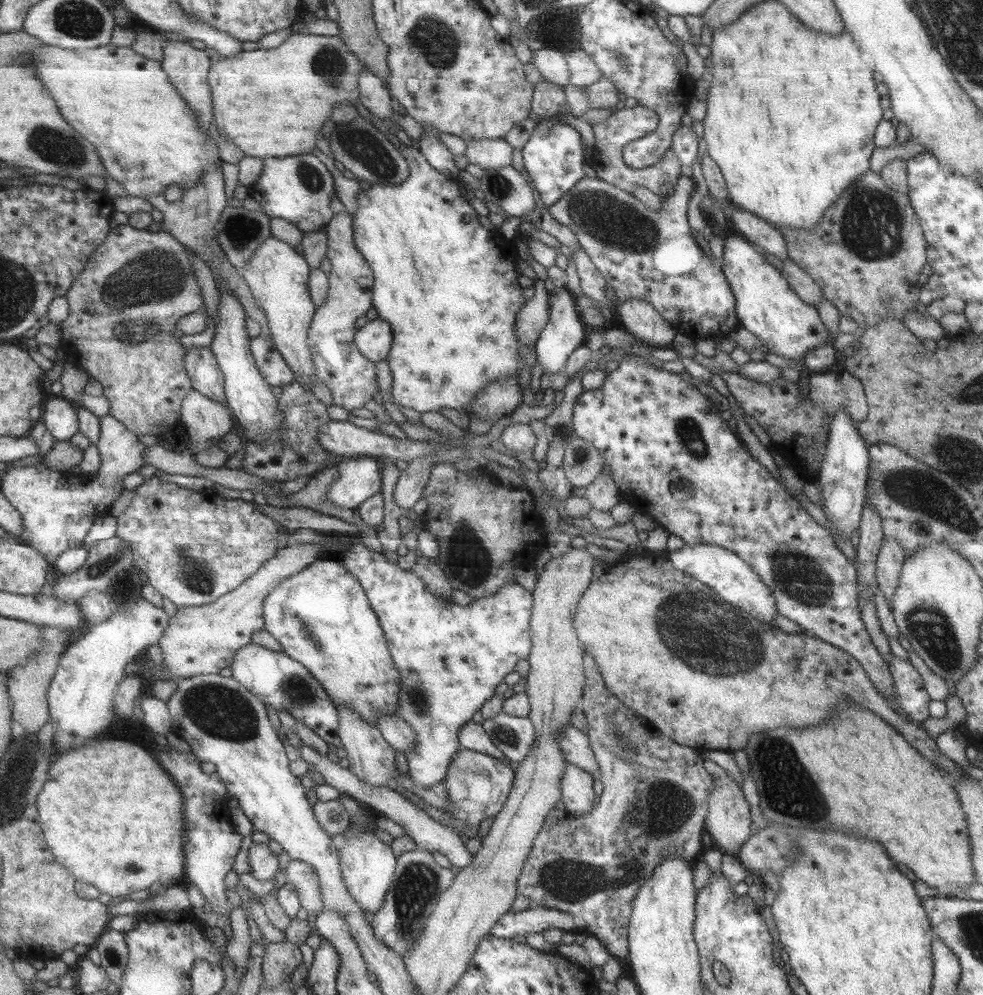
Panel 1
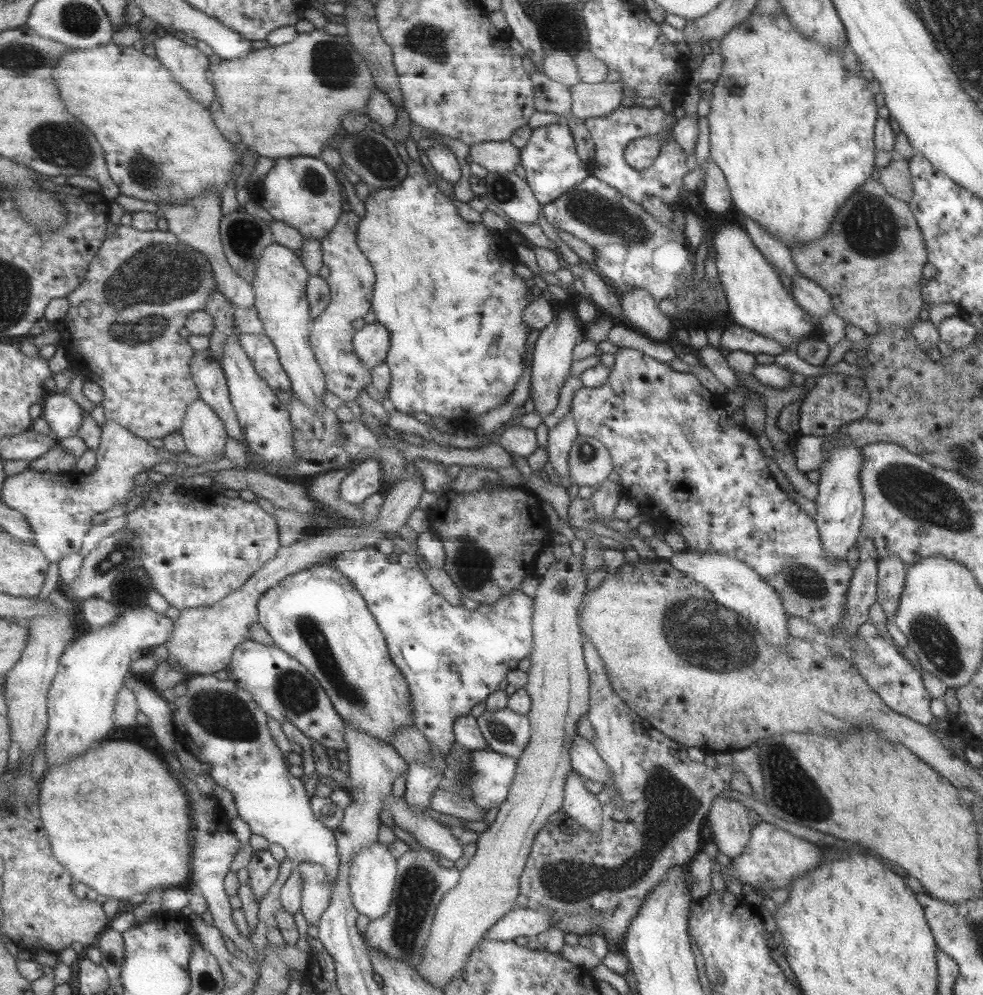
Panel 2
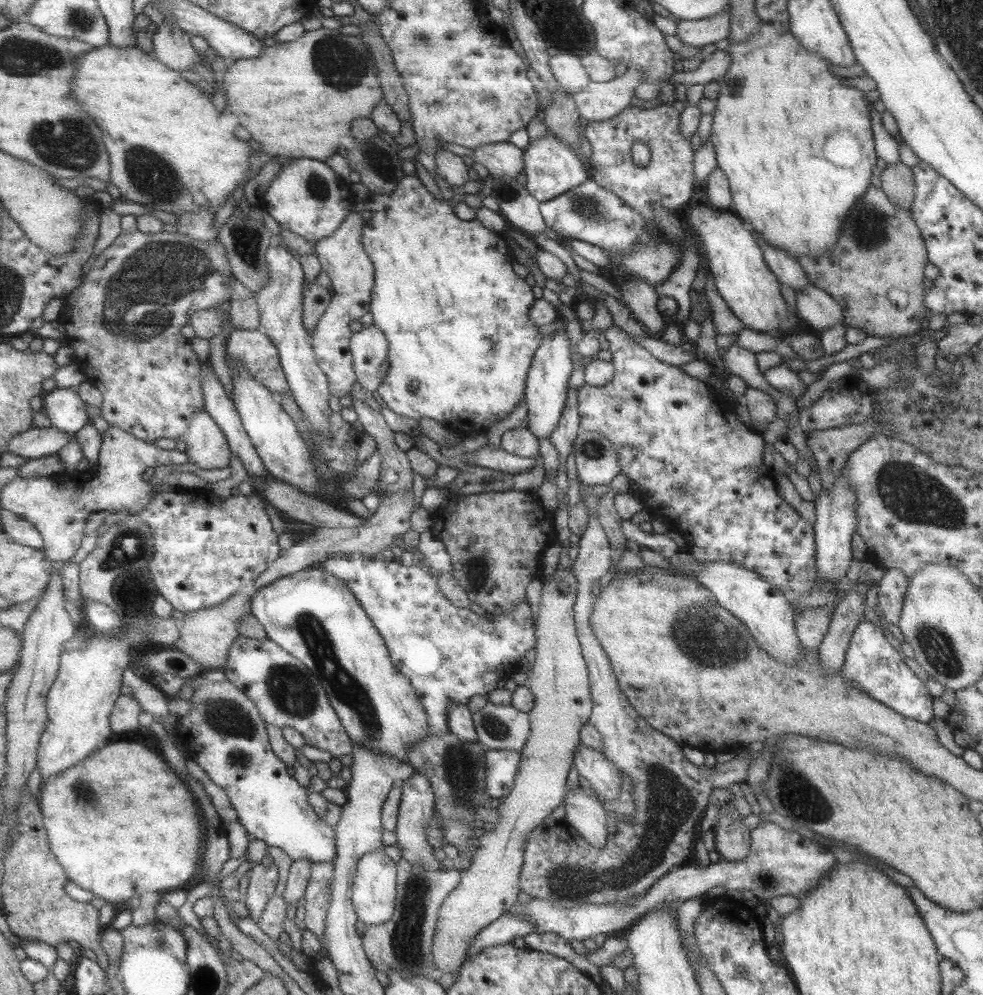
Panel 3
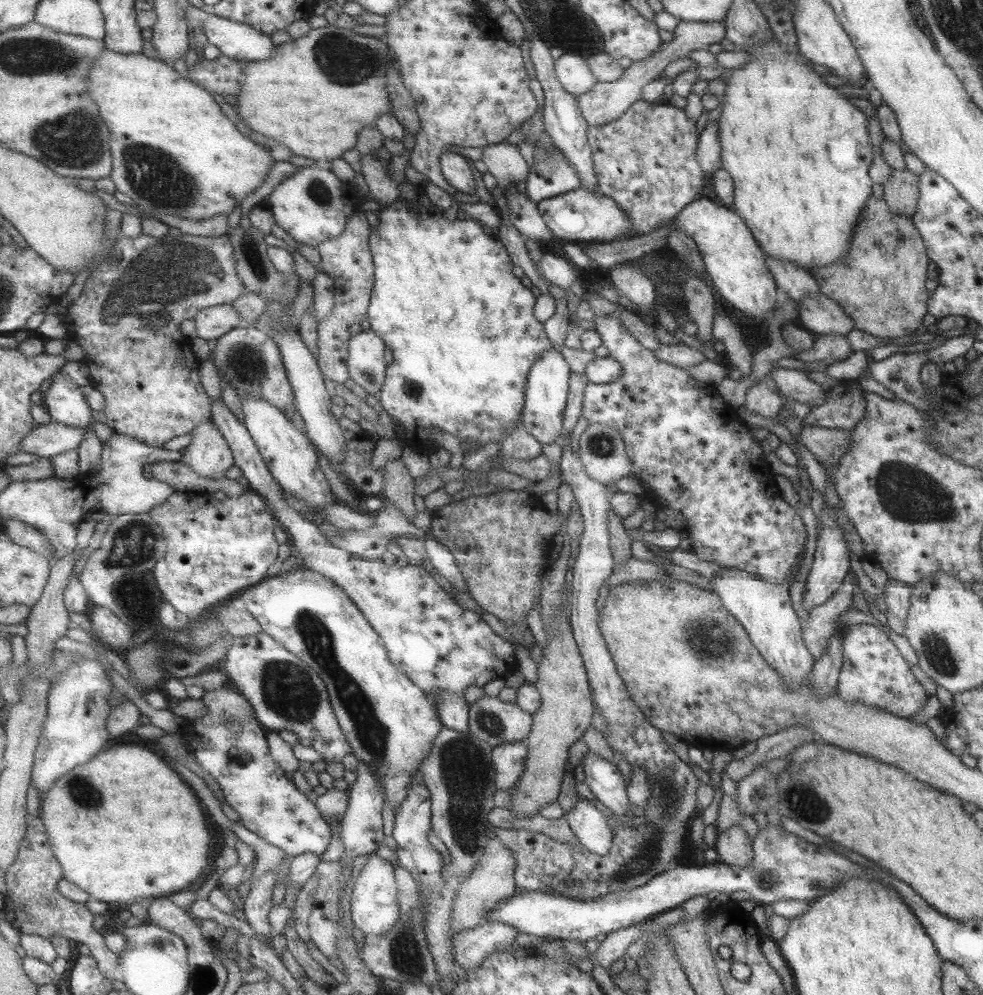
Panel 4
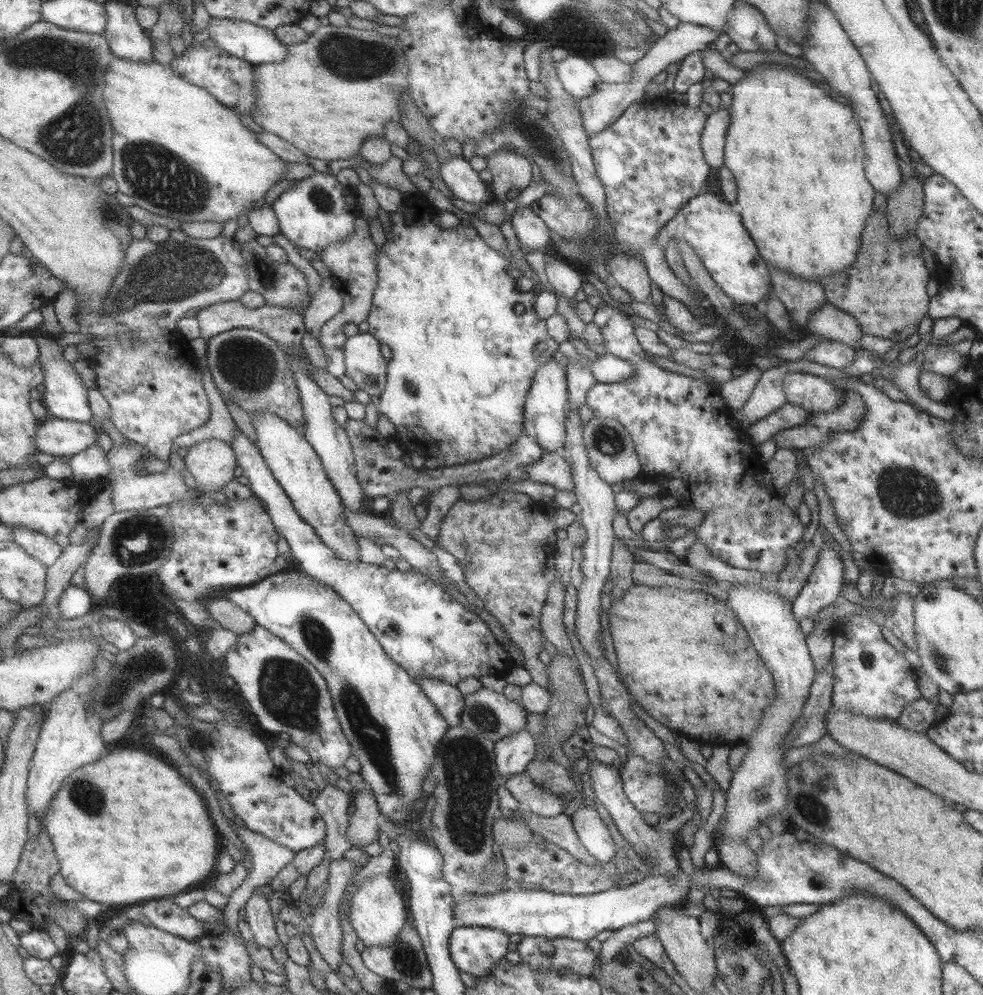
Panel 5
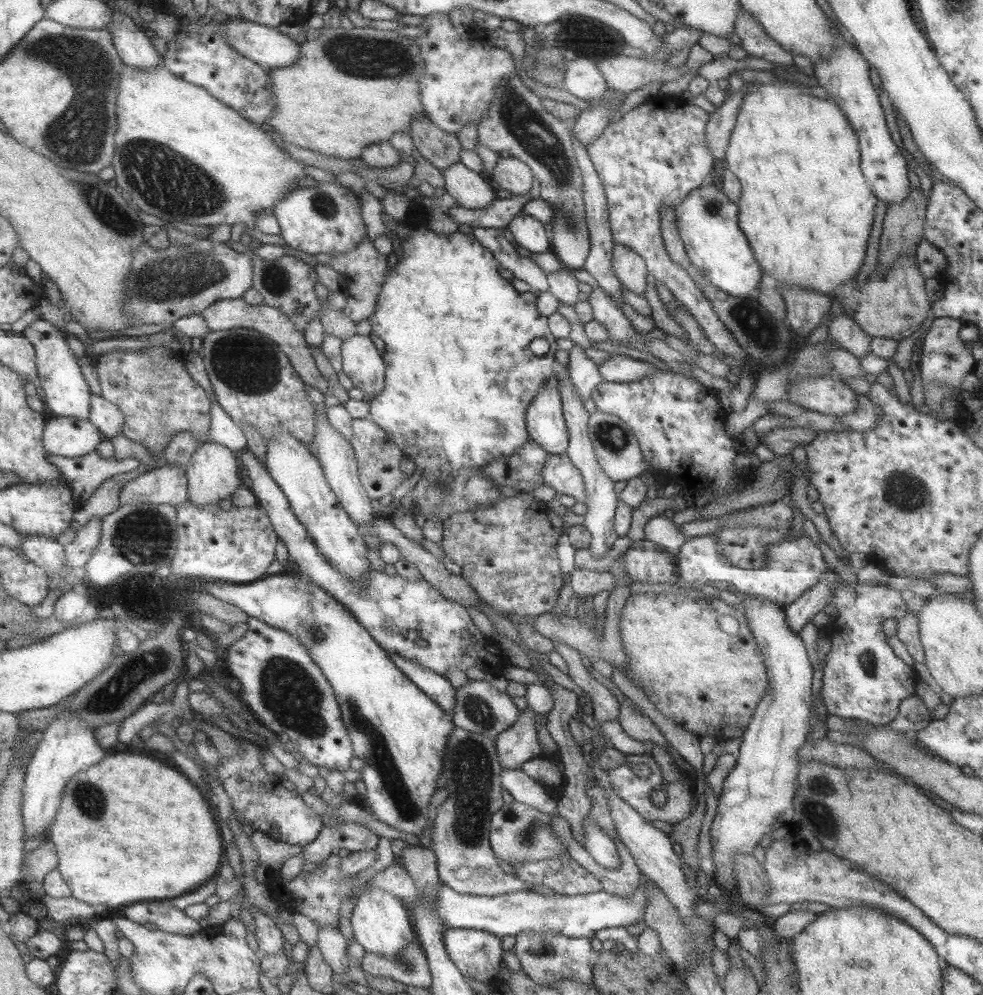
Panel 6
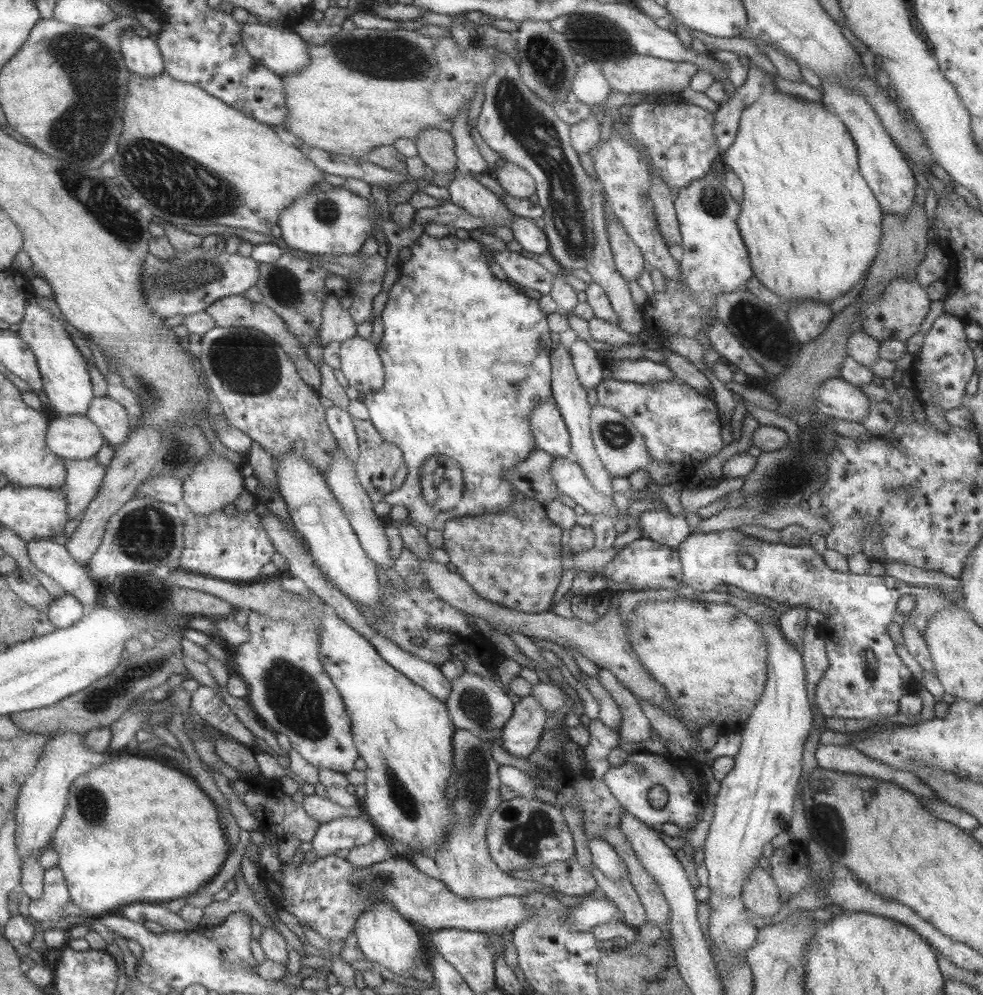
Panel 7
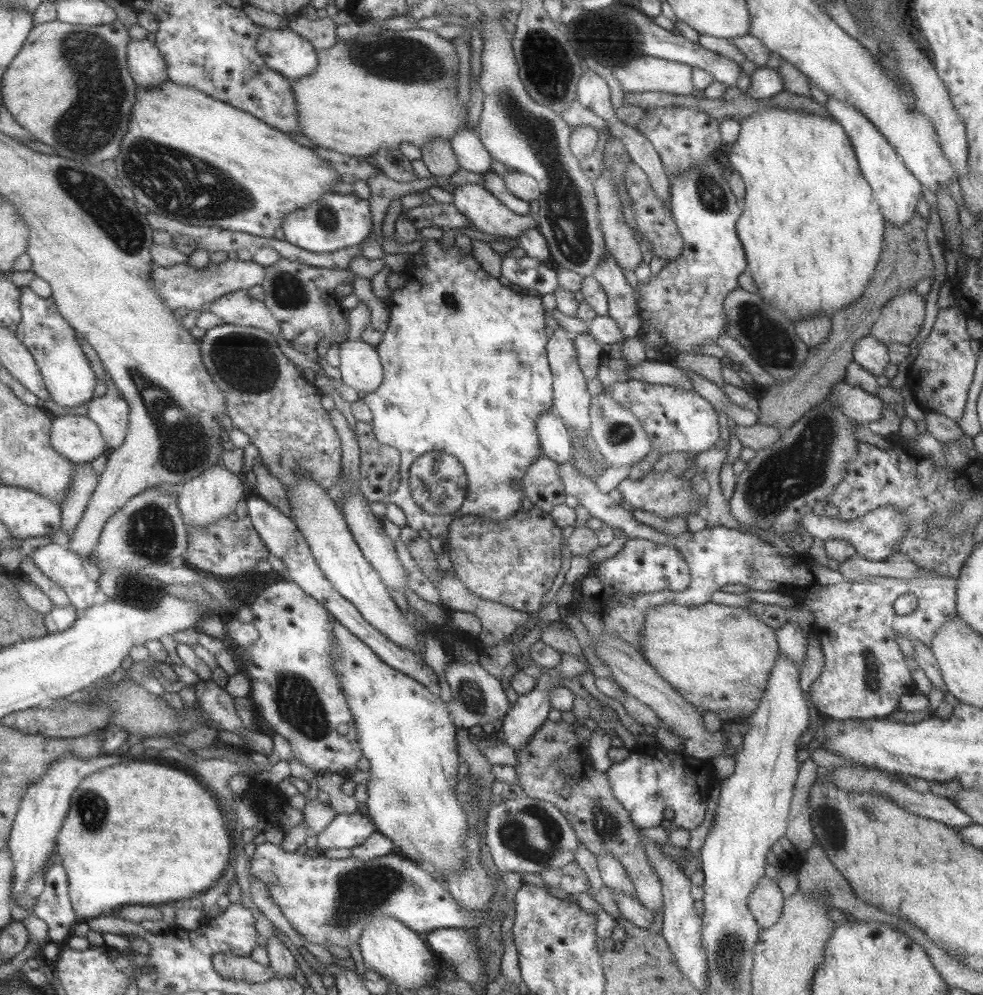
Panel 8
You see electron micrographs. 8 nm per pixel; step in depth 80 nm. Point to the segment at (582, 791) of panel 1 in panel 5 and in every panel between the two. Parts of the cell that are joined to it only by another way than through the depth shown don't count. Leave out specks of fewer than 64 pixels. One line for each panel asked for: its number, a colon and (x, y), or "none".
2: (578, 804)
3: (586, 816)
4: (589, 825)
5: (591, 831)

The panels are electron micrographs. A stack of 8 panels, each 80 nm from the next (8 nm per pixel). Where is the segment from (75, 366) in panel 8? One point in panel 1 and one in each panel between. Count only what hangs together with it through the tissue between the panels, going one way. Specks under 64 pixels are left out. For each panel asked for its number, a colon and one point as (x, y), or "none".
1: (61, 415)
2: (66, 416)
3: (66, 407)
4: (67, 402)
5: (66, 396)
6: (68, 393)
7: (67, 381)

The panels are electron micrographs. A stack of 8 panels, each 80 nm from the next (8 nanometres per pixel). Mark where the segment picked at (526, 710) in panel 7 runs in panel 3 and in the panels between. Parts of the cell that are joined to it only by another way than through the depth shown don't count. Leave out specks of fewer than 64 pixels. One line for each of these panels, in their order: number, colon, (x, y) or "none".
3: (501, 765)
4: (508, 759)
5: (512, 753)
6: (518, 743)

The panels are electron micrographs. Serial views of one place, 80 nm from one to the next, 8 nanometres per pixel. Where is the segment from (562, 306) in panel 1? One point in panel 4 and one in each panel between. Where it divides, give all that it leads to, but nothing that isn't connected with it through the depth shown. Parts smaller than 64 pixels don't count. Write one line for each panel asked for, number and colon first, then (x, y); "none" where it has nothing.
2: (552, 355)
3: (545, 388)
4: (546, 386)

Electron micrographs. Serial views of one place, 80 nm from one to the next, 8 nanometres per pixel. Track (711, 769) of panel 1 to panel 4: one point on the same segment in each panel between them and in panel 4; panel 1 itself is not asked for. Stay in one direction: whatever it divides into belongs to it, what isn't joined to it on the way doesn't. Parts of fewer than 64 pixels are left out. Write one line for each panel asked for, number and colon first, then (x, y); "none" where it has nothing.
2: (727, 819)
3: (732, 839)
4: (733, 847)

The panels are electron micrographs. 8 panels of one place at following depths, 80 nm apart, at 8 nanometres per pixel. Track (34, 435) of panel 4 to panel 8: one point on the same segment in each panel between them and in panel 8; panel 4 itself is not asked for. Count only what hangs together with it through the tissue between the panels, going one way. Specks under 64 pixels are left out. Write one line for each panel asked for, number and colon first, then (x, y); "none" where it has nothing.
5: (58, 437)
6: (71, 437)
7: (75, 437)
8: (79, 438)

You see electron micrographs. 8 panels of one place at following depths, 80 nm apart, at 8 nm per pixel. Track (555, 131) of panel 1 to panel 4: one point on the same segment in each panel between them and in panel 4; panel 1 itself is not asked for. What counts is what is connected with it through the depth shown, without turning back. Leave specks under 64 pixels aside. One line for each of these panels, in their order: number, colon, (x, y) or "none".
2: (551, 166)
3: (551, 167)
4: (551, 174)

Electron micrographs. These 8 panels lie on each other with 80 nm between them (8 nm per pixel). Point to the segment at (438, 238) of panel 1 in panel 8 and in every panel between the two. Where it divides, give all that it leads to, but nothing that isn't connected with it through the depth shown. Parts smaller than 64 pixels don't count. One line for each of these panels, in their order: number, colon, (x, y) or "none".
2: (444, 288)
3: (460, 343)
4: (459, 325)
5: (461, 336)
6: (459, 376)
7: (465, 355)
8: (465, 374)

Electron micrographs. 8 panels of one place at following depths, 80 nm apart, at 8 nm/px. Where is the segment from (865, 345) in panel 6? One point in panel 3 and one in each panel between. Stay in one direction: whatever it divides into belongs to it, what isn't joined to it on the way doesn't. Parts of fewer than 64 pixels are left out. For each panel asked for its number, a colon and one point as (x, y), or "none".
3: (814, 306)
4: (819, 315)
5: (830, 323)

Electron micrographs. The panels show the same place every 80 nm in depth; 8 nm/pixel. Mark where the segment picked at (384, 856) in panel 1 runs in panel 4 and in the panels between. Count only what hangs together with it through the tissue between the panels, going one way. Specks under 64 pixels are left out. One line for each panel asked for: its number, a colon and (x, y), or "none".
2: (371, 872)
3: (372, 892)
4: (374, 906)

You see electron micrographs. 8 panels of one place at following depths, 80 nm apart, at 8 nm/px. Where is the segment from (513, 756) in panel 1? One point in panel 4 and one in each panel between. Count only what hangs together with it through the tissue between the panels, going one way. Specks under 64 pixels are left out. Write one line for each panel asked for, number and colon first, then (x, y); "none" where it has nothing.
2: (504, 731)
3: (497, 726)
4: (492, 720)

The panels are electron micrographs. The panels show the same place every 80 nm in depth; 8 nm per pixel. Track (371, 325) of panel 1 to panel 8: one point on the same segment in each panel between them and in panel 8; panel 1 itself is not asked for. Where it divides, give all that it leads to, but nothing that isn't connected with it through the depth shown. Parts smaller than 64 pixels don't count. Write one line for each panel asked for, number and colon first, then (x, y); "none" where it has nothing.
2: (371, 343)
3: (368, 348)
4: (366, 368)
5: (365, 365)
6: (361, 362)
7: (359, 362)
8: (360, 367)

